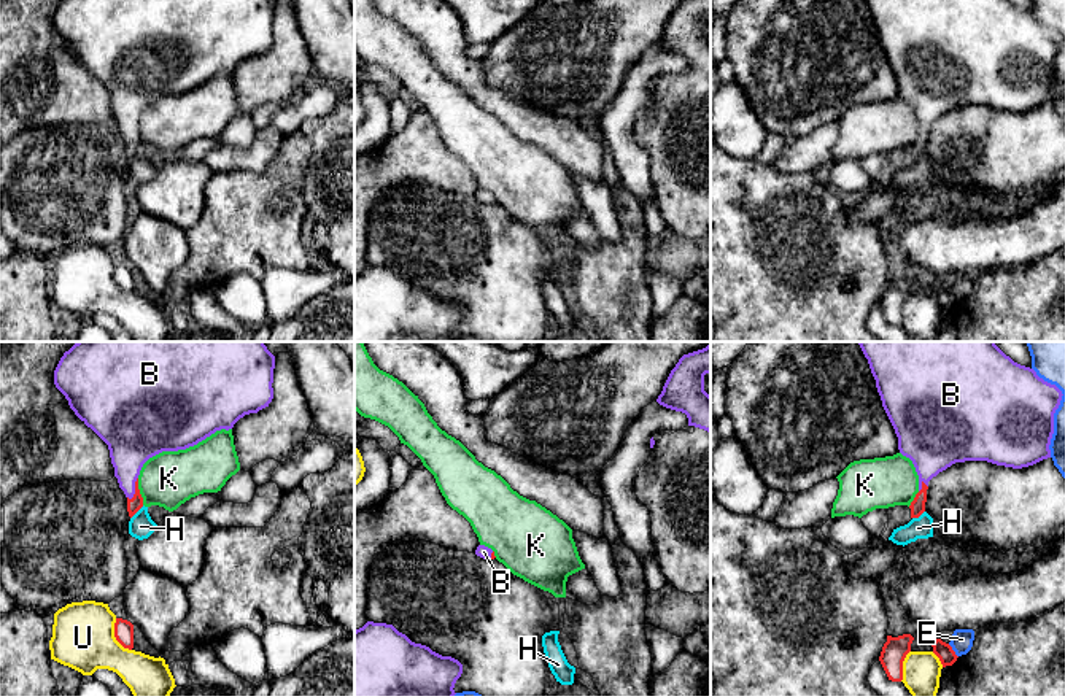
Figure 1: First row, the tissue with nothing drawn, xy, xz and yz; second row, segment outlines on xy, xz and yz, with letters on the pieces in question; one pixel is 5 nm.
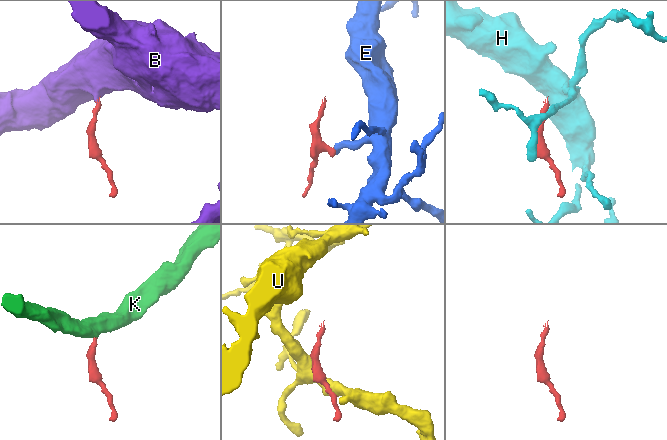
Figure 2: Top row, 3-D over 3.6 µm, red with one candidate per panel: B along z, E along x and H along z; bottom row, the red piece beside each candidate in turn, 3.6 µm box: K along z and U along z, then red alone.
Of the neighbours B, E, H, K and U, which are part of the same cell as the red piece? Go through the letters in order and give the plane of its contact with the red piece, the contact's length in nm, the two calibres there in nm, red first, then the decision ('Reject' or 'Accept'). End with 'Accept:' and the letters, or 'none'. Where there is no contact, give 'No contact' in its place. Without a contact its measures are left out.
B: Touches red in xy. Shared border 130 nm. Thickness 70 nm (red) against 260 nm. Accept
E: Touches red in yz. Shared border 90 nm. Thickness 90 nm (red) against 110 nm. Reject
H: Touches red in xy. Shared border 100 nm. Thickness 70 nm (red) against 130 nm. Reject
K: Touches red in xy. Shared border 140 nm. Thickness 70 nm (red) against 280 nm. Reject
U: Touches red in xy. Shared border 190 nm. Thickness 100 nm (red) against 320 nm. Reject
Accept: B

